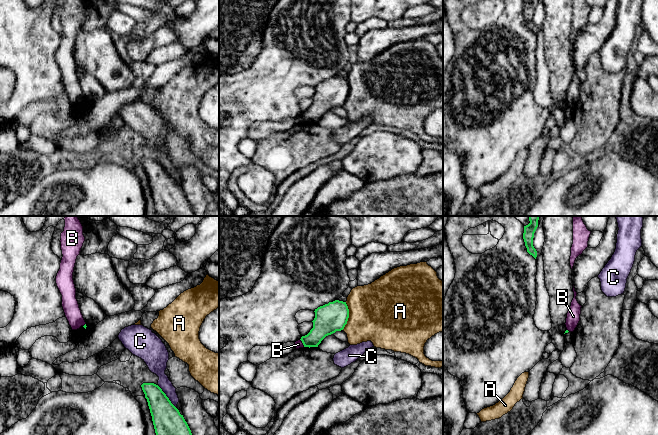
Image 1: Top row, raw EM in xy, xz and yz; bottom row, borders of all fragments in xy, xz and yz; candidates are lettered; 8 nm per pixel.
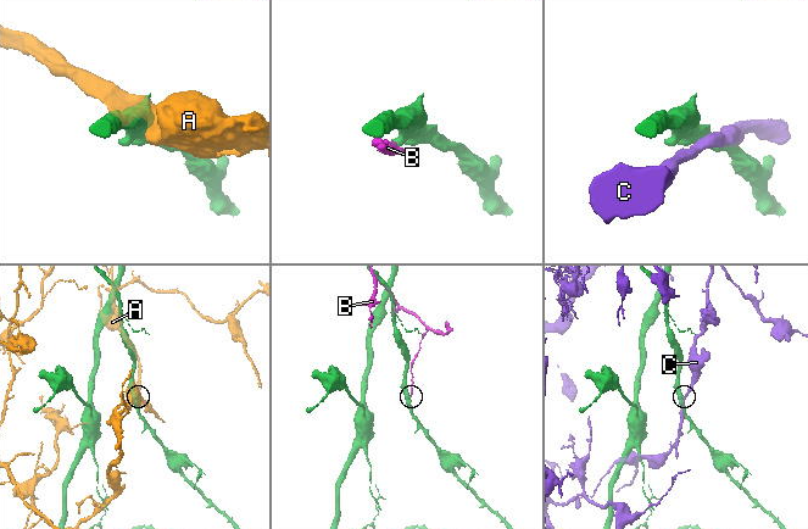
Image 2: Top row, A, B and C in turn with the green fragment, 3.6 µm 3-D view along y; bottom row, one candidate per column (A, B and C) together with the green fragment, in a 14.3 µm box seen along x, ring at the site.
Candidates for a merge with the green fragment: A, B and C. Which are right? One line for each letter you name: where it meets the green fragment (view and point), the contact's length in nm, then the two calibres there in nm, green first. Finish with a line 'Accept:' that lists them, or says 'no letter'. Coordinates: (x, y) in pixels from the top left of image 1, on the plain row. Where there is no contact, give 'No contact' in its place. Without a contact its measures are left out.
Accept: no letter

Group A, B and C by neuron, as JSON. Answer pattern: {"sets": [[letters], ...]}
{"sets": [["A"], ["B"], ["C"]]}

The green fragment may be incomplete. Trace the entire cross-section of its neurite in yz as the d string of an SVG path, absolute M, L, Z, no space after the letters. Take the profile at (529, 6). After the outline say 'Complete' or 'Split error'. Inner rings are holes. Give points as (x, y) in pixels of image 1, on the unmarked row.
M528 0L524 2L524 9L523 9L523 15L525 18L525 22L527 24L527 28L530 31L532 31L535 35L537 33L537 27L533 22L533 14L537 3L538 0Z. Complete

